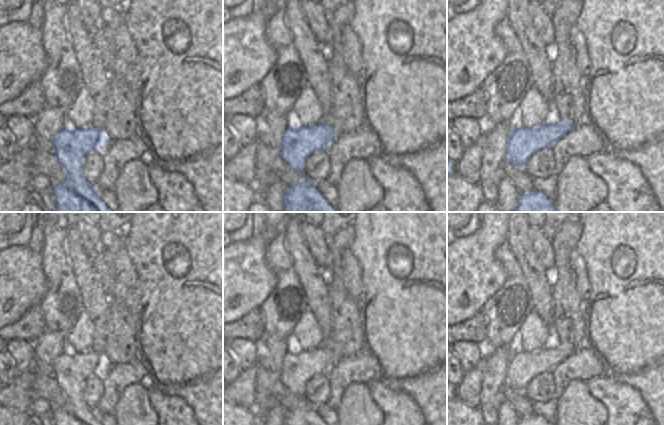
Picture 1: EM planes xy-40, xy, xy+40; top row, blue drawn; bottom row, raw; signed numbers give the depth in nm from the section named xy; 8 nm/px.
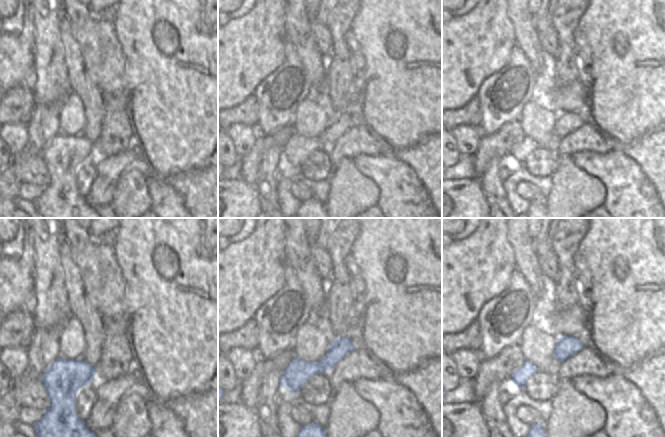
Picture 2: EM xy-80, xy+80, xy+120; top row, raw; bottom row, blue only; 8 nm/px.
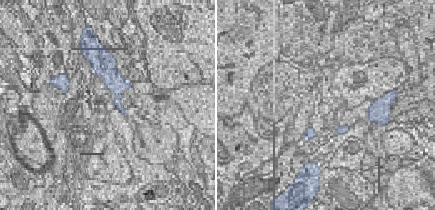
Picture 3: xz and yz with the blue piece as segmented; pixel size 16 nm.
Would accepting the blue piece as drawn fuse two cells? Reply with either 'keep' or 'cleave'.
cleave

